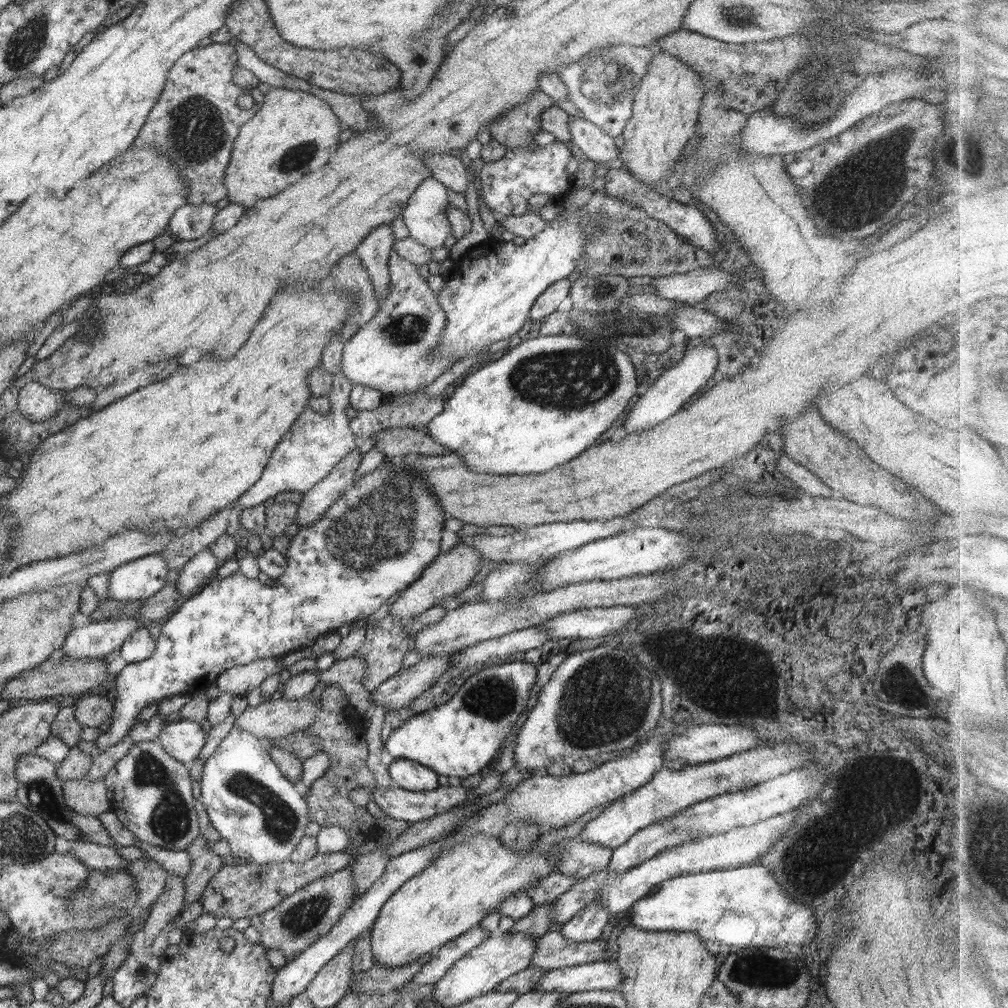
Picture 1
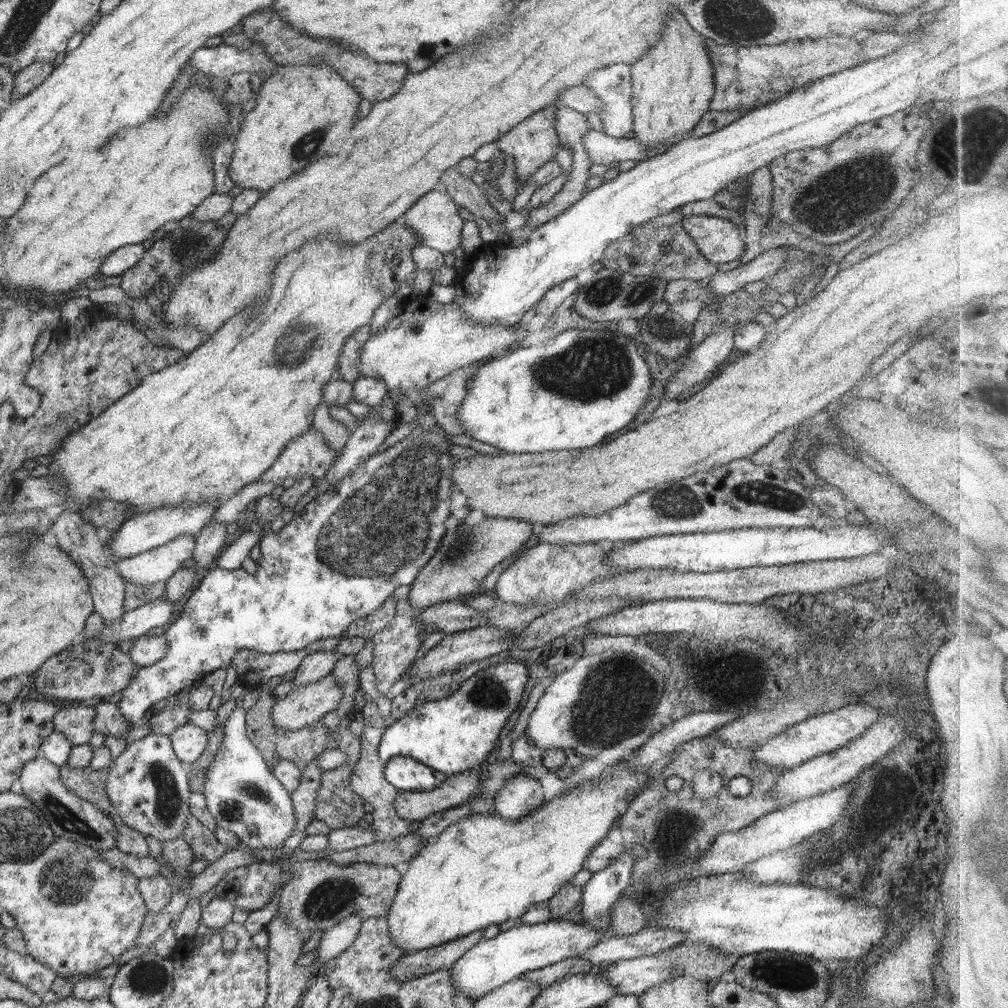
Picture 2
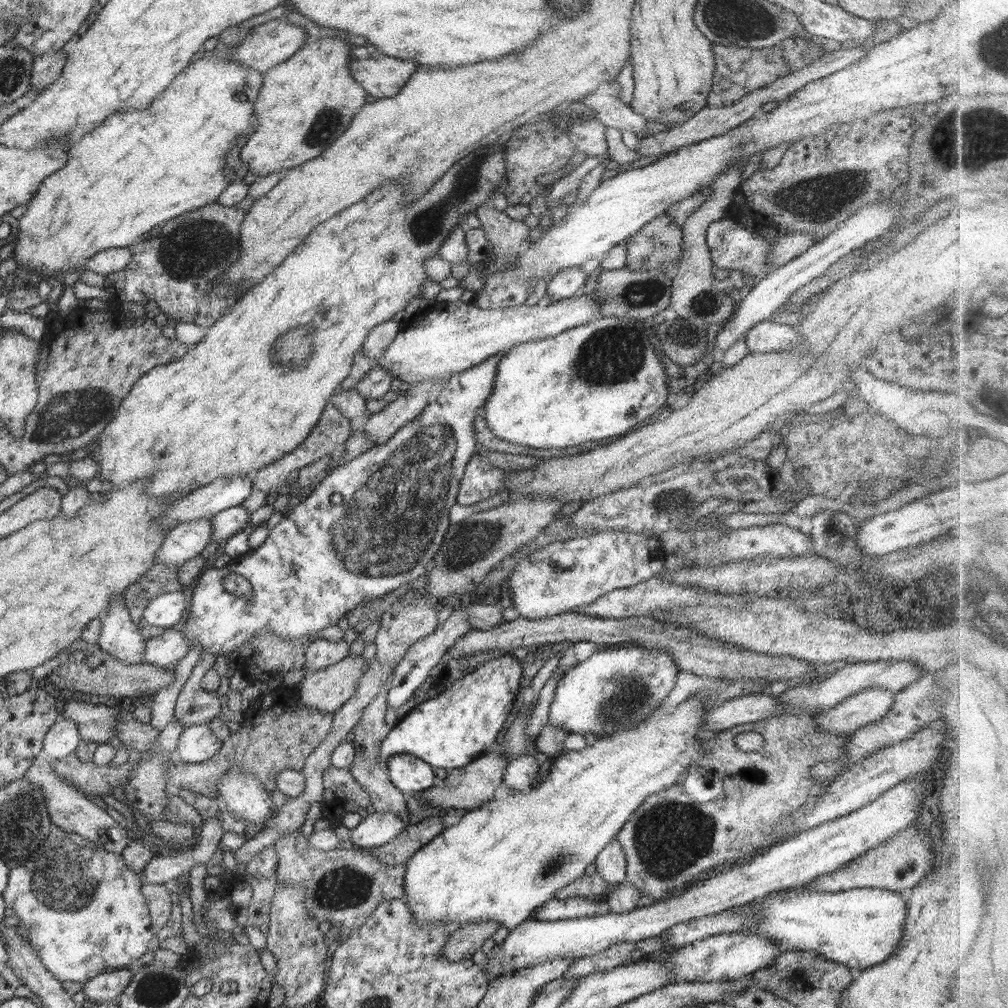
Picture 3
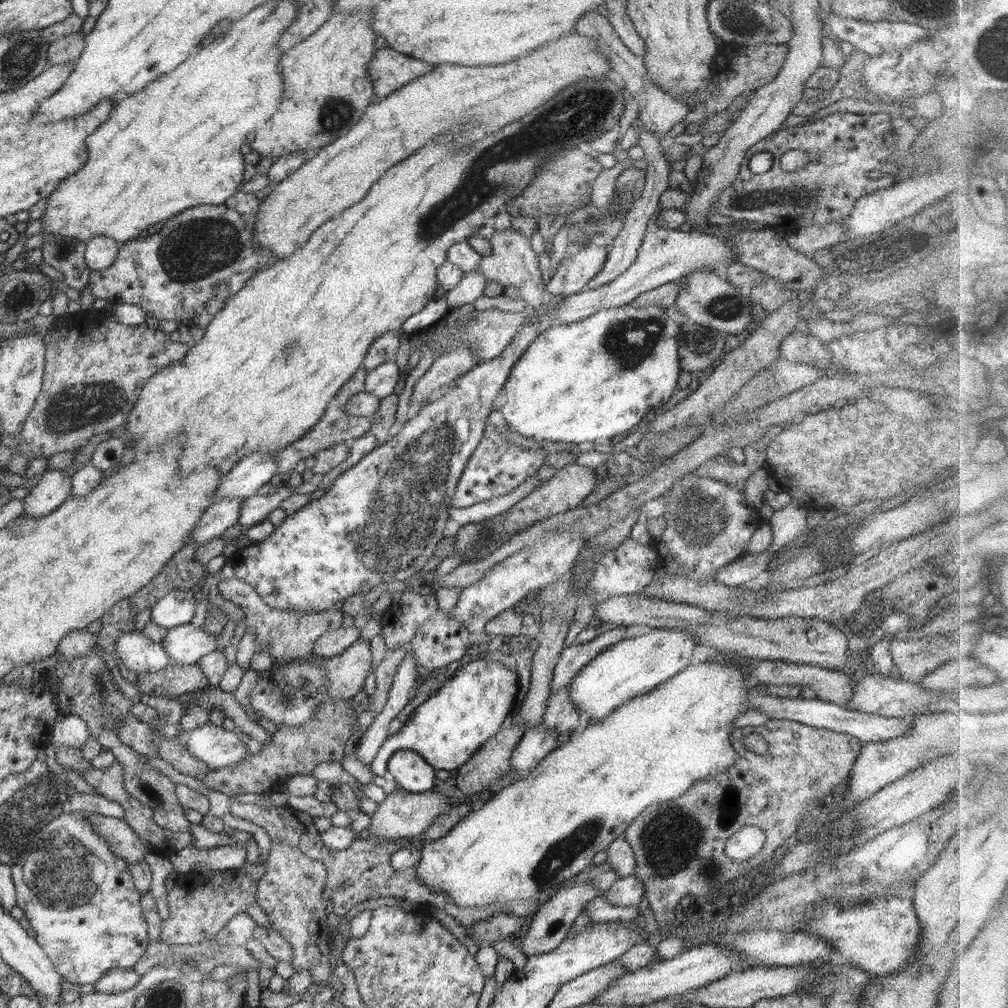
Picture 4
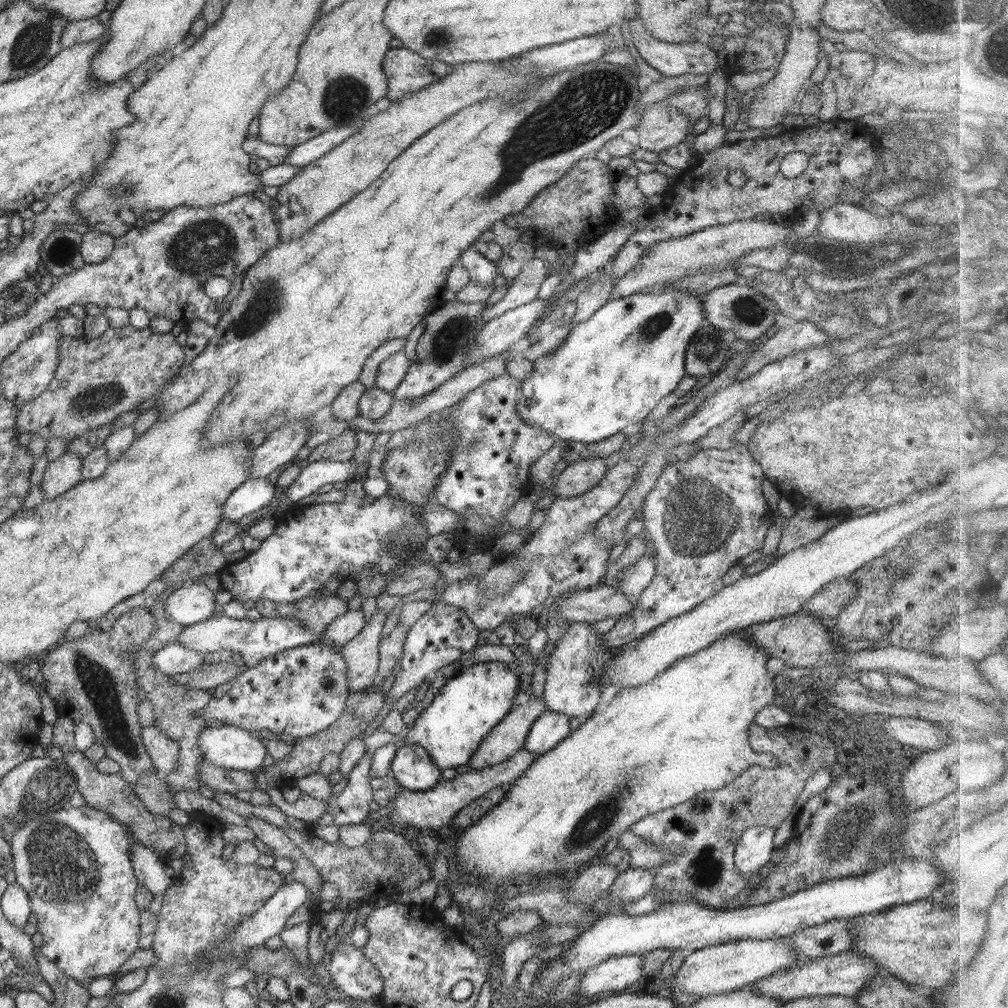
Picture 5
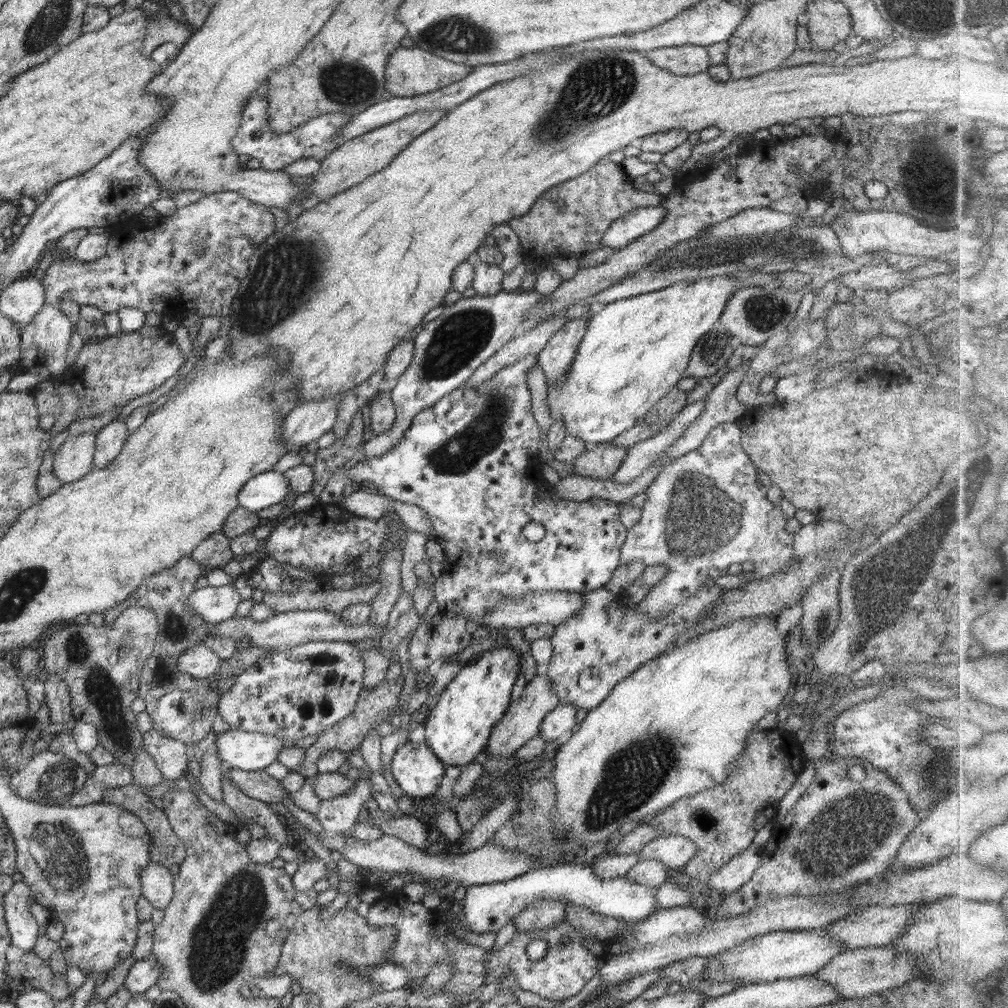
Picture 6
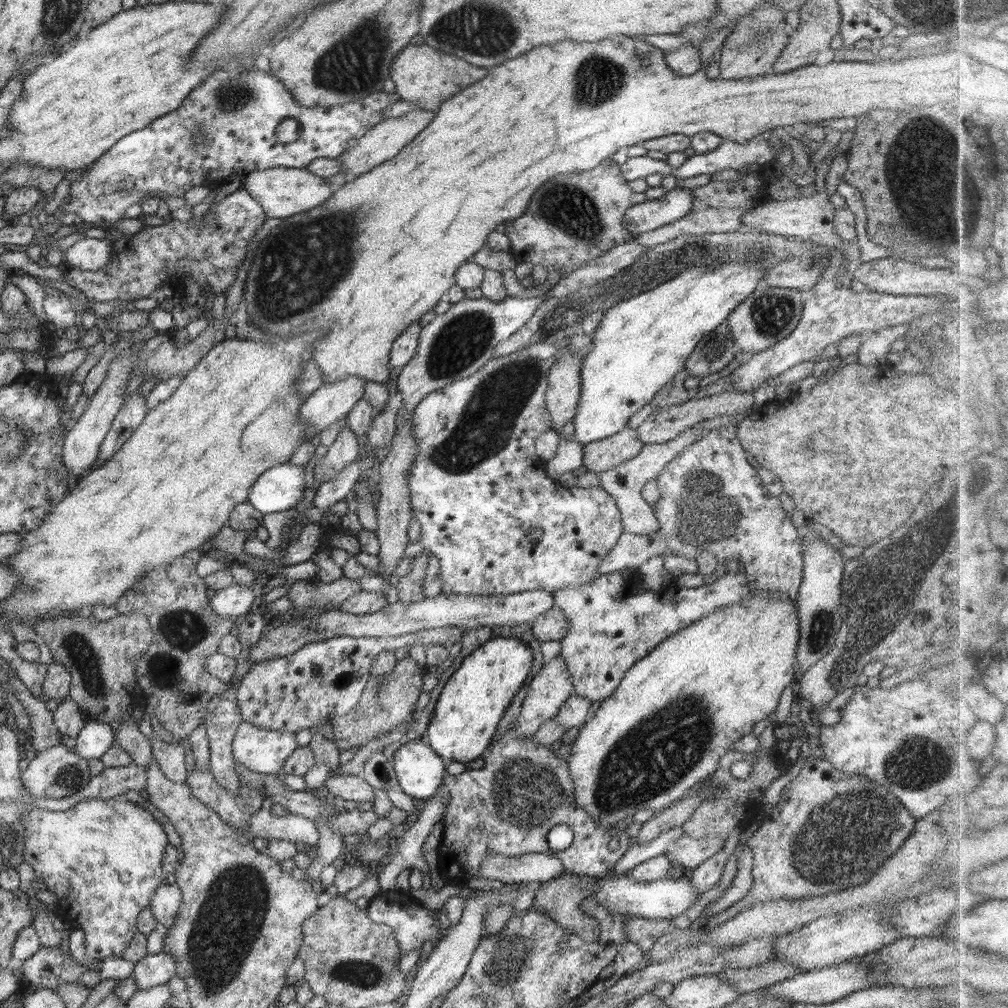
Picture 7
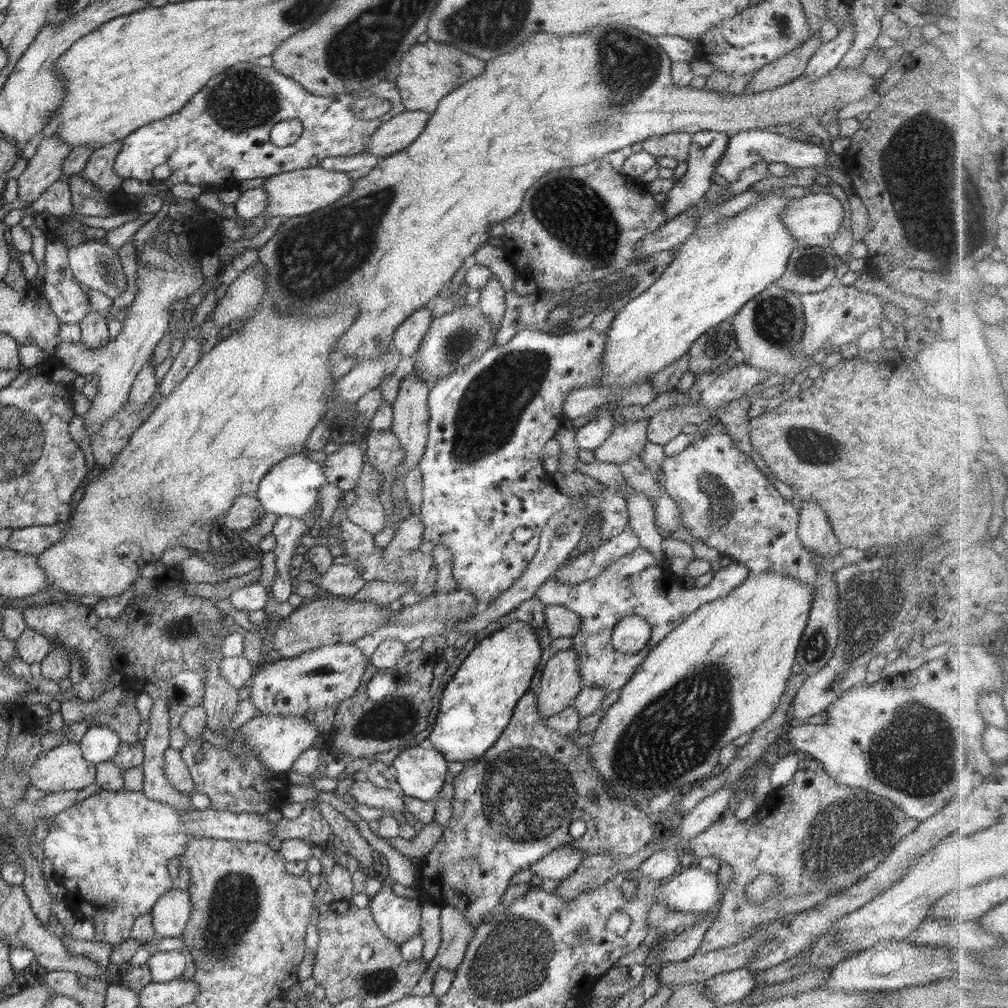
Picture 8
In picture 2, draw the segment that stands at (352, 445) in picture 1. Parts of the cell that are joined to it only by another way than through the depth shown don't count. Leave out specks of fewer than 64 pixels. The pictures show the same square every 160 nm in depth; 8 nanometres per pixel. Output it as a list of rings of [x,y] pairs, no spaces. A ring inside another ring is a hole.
[[[310,427],[306,434],[294,438],[281,450],[276,462],[261,475],[261,480],[266,484],[280,485],[285,478],[294,478],[295,482],[307,476],[317,479],[325,475],[336,456],[337,451],[324,444],[324,436]]]

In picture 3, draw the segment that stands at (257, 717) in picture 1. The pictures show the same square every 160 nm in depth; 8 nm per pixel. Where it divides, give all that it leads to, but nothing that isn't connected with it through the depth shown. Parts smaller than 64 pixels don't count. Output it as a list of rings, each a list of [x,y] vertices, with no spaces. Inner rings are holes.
[[[353,655],[322,670],[303,669],[306,673],[298,686],[298,704],[302,708],[333,713],[344,706],[344,703],[353,696],[357,690],[360,677],[367,670],[367,667],[361,656]]]

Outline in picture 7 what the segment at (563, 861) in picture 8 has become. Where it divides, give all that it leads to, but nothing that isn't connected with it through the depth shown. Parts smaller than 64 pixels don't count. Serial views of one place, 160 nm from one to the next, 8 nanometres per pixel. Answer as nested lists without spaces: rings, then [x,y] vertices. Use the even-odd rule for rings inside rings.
[[[549,851],[524,854],[524,856],[488,856],[480,864],[477,874],[482,880],[500,880],[504,884],[546,882],[555,879],[566,870],[562,862]]]

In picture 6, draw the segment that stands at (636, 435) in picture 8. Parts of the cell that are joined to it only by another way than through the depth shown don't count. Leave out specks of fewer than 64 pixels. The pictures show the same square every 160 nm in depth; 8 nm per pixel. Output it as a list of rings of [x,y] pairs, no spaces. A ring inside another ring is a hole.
[[[614,443],[588,445],[577,459],[573,460],[573,474],[590,478],[612,478],[619,470],[628,447],[616,447]]]

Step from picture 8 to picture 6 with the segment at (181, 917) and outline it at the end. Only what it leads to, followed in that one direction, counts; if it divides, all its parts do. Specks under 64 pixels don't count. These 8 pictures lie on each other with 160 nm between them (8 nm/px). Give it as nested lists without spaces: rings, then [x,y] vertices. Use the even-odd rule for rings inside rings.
[[[150,862],[143,868],[142,896],[147,898],[156,910],[164,910],[174,894],[173,875],[168,867]]]

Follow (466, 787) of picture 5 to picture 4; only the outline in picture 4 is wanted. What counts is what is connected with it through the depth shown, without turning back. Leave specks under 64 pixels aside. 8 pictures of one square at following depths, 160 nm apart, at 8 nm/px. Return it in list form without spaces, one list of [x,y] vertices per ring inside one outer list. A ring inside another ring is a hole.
[[[398,788],[396,792],[387,794],[386,800],[378,806],[378,810],[374,812],[370,827],[365,836],[376,841],[396,841],[399,839],[415,840],[423,833],[427,826],[432,824],[435,818],[438,818],[441,808],[449,810],[456,805],[457,798],[448,799],[442,794],[437,794],[434,790],[426,793],[410,793],[402,788]]]

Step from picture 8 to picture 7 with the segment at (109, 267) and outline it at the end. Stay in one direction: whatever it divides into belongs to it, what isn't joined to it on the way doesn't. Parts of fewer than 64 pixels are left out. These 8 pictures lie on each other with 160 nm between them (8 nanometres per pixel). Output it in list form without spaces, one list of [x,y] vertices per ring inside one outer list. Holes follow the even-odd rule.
[[[84,237],[64,252],[64,260],[74,268],[96,272],[102,270],[112,256],[112,241]]]

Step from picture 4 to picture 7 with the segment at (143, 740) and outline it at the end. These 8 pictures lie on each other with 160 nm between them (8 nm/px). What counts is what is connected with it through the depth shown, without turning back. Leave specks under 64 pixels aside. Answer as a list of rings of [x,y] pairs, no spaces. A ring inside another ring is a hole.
[[[151,739],[152,756],[159,764],[160,771],[172,782],[185,783],[188,772],[186,770],[186,745],[181,742],[174,745],[162,740]]]

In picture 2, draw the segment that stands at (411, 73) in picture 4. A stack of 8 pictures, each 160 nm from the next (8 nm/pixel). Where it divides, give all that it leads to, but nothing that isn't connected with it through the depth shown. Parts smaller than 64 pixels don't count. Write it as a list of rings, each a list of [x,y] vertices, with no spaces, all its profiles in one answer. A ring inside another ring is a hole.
[[[271,7],[245,16],[240,23],[246,38],[251,42],[259,42],[263,45],[264,52],[269,54],[276,66],[298,66],[325,62],[342,76],[356,90],[356,93],[362,96],[362,99],[371,103],[392,98],[401,89],[404,77],[409,73],[408,67],[403,62],[376,62],[361,53],[350,50],[346,52],[346,49],[336,42],[314,40],[307,34],[300,34],[299,30],[292,28]]]

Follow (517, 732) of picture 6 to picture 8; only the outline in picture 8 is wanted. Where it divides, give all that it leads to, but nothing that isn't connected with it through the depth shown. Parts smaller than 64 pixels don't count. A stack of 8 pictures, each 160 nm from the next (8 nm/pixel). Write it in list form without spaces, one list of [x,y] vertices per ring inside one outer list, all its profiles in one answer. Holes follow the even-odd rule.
[[[572,648],[553,654],[538,673],[541,676],[537,676],[533,689],[539,713],[546,719],[570,707],[584,687]]]

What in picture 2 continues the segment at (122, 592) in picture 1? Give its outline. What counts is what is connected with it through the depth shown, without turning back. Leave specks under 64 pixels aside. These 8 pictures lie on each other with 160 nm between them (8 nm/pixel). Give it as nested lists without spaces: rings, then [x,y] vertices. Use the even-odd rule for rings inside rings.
[[[185,534],[172,542],[143,552],[132,558],[120,559],[116,568],[119,576],[144,589],[157,582],[167,582],[184,562],[192,558],[196,536]]]

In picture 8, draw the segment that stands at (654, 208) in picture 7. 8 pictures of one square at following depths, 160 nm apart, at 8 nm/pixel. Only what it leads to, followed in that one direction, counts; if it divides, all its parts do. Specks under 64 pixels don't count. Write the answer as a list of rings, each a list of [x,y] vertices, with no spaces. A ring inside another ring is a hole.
[[[702,130],[692,135],[692,142],[686,158],[688,169],[679,179],[675,180],[674,187],[666,193],[666,200],[660,203],[663,211],[669,218],[672,218],[695,205],[704,201],[706,191],[712,184],[712,174],[714,174],[715,164],[722,158],[730,136],[722,132]]]

